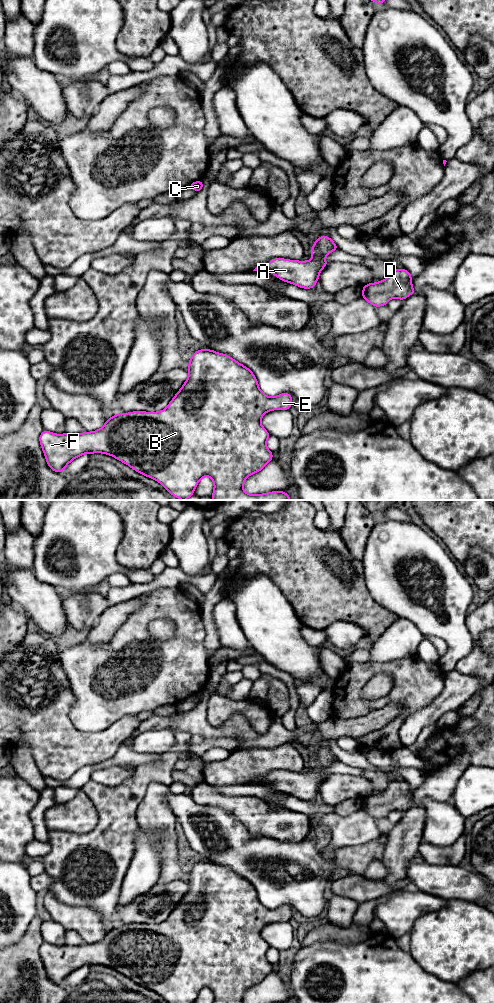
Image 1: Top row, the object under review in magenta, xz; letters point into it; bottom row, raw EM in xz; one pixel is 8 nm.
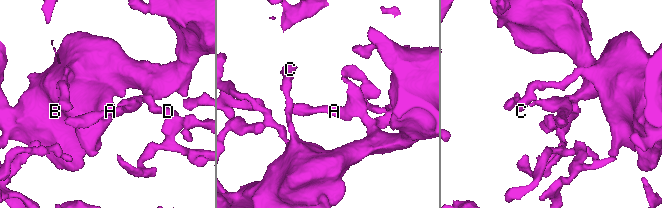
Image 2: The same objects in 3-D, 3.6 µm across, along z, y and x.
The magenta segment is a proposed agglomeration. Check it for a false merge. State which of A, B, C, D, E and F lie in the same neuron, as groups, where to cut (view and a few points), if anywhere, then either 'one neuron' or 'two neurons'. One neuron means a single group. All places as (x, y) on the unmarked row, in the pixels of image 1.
A B C D E F; no cut; one neuron

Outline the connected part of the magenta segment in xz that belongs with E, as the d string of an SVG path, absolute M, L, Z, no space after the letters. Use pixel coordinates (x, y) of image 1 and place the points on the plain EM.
M210 861L196 863L189 871L187 883L188 891L162 923L119 925L93 944L53 946L43 943L39 953L48 978L55 984L62 985L73 971L83 966L104 965L156 992L167 1003L194 1003L204 988L213 992L214 1003L244 1003L246 990L262 982L273 970L273 965L266 957L270 946L261 937L262 928L271 922L289 922L292 907L282 905L275 909L266 908L251 882L232 869Z

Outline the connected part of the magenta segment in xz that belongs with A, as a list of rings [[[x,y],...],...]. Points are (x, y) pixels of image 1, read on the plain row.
[[[320,748],[312,757],[312,772],[296,773],[282,770],[272,771],[264,779],[256,779],[253,783],[266,783],[274,786],[284,794],[304,801],[311,801],[319,792],[321,782],[328,776],[323,770],[332,763],[338,762],[337,757],[328,748]]]

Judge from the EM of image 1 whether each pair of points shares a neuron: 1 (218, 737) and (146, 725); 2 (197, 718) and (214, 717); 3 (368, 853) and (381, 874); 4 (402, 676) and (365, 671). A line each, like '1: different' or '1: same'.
1: same
2: different
3: different
4: same

